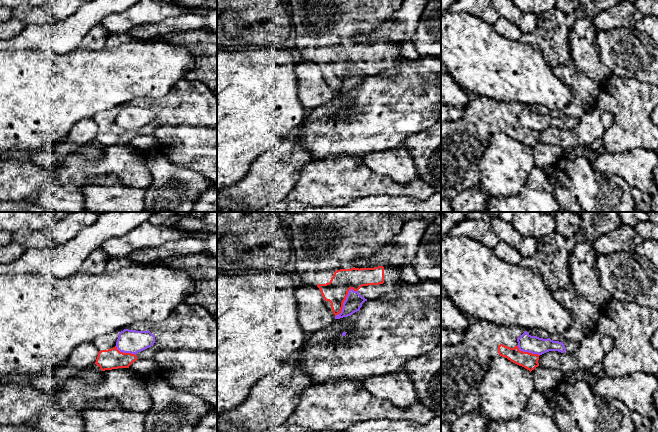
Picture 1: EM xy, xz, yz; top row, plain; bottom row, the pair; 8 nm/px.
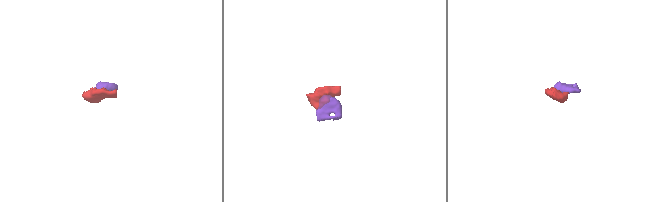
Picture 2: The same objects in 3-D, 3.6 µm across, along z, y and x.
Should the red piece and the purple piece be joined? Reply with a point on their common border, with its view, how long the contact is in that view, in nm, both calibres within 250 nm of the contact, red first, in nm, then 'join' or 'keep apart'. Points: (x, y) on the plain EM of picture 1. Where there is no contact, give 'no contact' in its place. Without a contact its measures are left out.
xz (345, 75) | 280 nm | 190/140 nm | keep apart

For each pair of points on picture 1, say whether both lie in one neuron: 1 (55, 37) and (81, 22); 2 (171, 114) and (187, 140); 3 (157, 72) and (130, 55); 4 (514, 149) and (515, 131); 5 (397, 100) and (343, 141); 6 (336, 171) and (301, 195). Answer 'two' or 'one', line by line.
1: one
2: two
3: one
4: two
5: one
6: one

